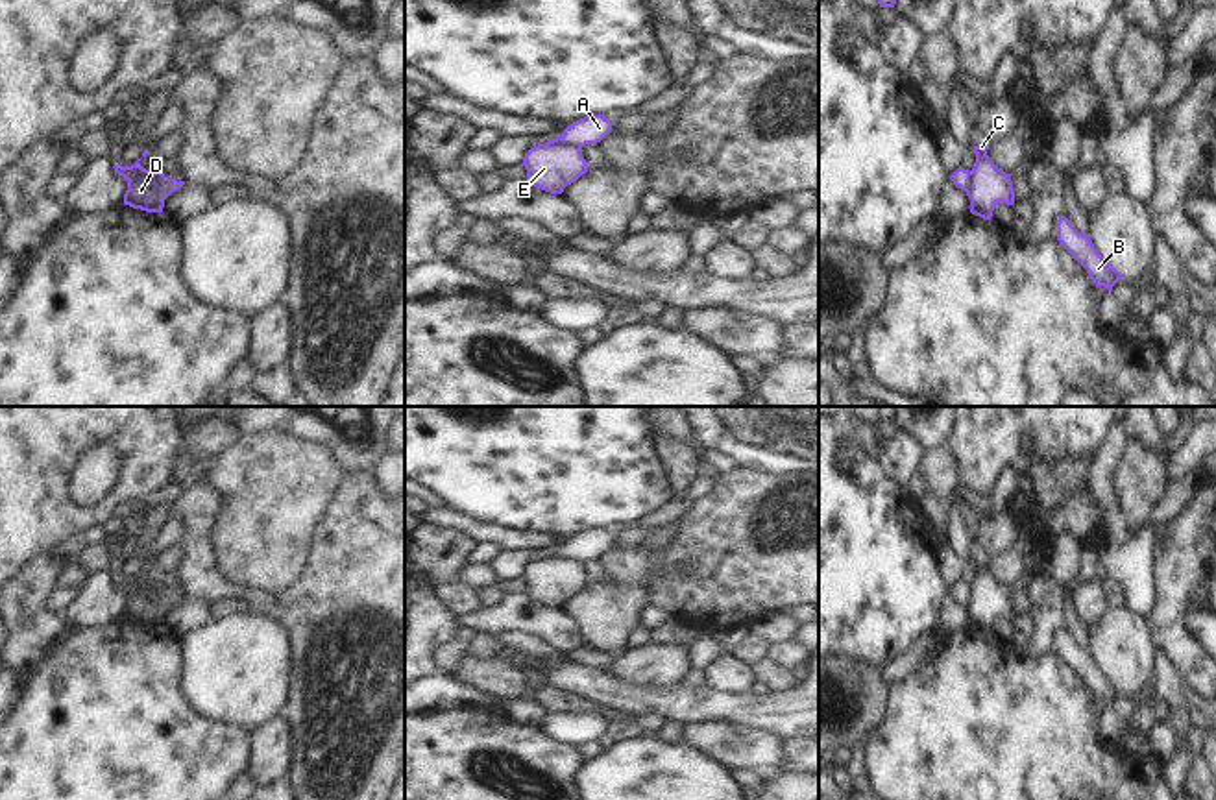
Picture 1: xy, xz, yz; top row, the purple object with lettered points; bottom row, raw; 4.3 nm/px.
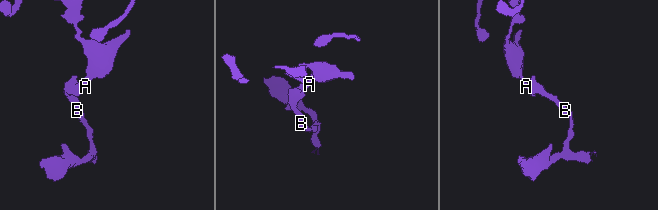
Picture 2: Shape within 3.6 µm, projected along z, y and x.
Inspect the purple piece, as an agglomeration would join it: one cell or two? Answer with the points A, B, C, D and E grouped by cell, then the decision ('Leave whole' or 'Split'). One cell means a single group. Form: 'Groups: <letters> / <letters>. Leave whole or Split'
Groups: A / B C D E. Split

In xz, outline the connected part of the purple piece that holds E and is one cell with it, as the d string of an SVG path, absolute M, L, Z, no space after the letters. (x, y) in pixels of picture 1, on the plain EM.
M564 551L530 562L523 578L527 595L551 608L562 608L567 599L588 586L582 560L569 558Z

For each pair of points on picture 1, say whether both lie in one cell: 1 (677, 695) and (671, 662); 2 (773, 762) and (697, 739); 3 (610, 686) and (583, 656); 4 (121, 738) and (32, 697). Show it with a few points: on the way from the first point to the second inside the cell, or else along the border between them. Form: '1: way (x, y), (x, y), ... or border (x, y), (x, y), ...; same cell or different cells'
1: border (679, 680), (668, 686), (634, 686), (631, 682); different cells
2: way (754, 751), (716, 741); same cell
3: border (566, 658), (605, 671); different cells
4: way (98, 732), (65, 699), (54, 699); same cell

